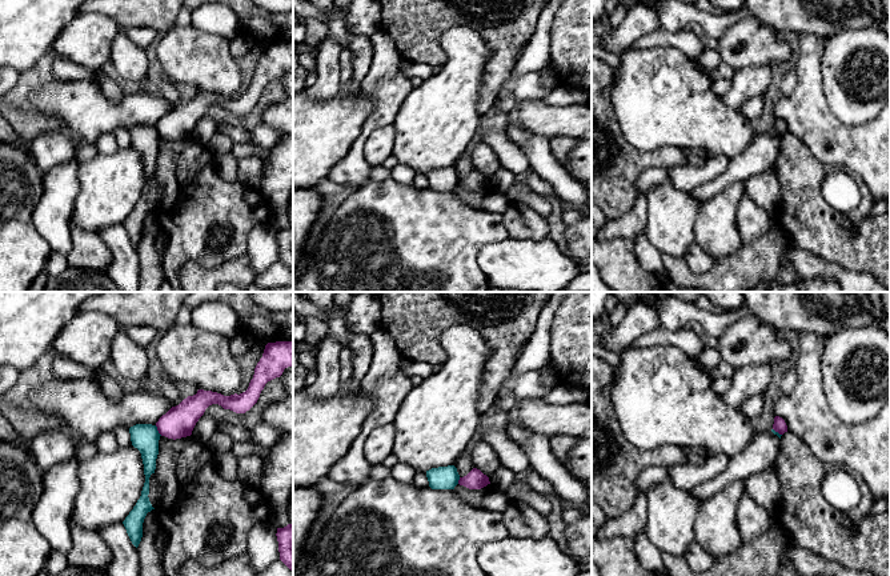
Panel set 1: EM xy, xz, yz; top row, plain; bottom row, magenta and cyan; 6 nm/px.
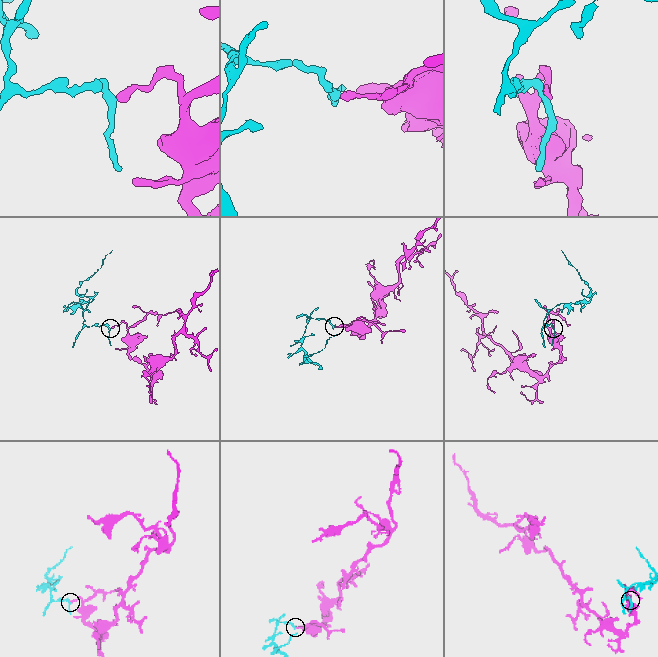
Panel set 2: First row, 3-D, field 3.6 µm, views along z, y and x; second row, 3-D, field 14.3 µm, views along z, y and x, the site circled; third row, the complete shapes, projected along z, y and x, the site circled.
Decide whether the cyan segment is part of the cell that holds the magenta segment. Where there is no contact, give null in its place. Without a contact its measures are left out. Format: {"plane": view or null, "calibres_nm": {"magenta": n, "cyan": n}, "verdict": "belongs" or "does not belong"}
{"plane": "xy", "calibres_nm": {"magenta": 190, "cyan": 160}, "verdict": "does not belong"}

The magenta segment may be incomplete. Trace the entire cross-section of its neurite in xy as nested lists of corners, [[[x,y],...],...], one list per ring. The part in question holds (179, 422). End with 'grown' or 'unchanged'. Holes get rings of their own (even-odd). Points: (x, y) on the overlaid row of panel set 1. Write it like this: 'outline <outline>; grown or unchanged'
outline [[[293,340],[268,343],[245,392],[224,396],[199,389],[196,395],[188,396],[159,419],[156,423],[159,433],[173,440],[191,436],[196,423],[212,404],[245,413],[257,403],[265,384],[280,377],[288,367],[293,367]]]; unchanged

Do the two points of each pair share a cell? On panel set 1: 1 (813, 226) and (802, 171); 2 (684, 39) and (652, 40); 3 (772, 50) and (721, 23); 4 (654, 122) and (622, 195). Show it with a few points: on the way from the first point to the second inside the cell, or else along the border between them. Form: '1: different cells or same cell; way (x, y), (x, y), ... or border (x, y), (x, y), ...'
1: same cell; way (804, 212), (802, 184)
2: same cell; way (676, 39), (660, 39)
3: different cells; border (745, 14), (718, 40)
4: different cells; border (620, 128), (621, 134), (640, 150), (672, 146)

